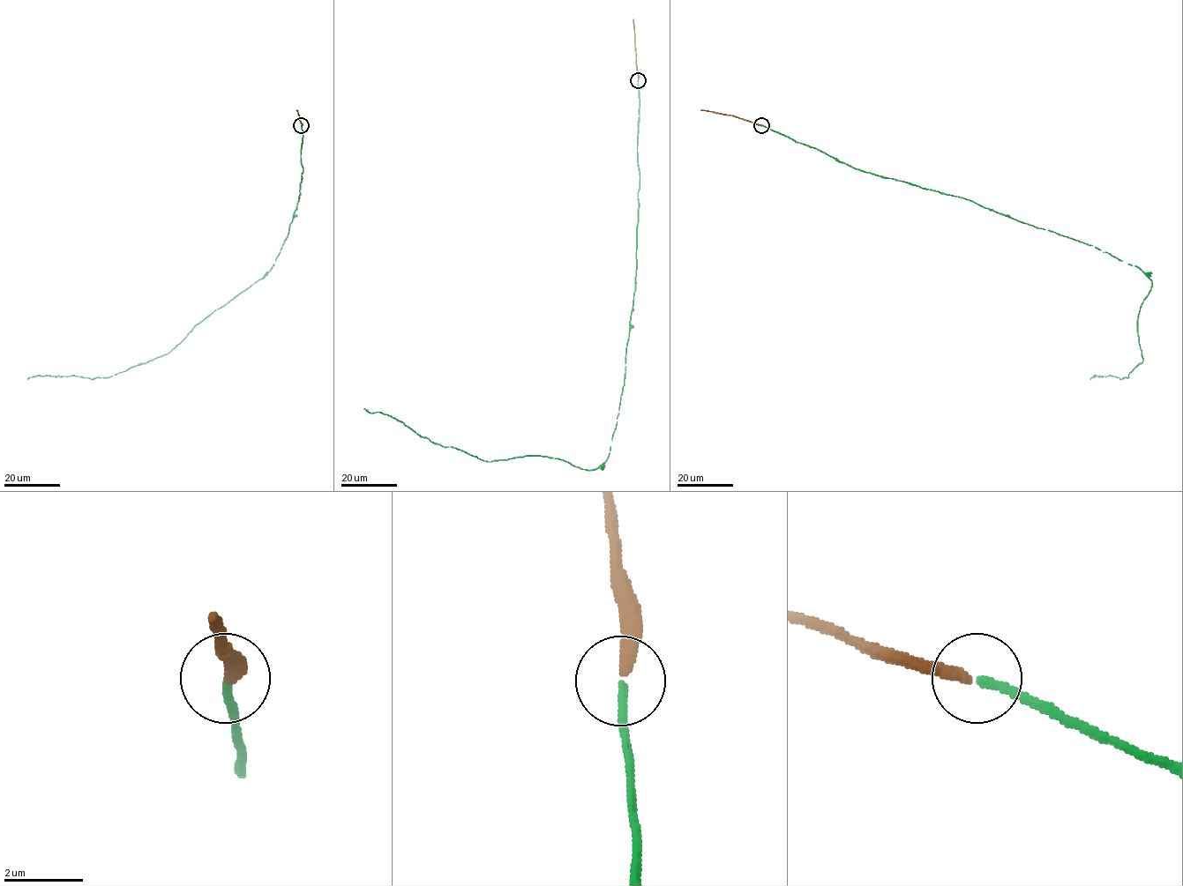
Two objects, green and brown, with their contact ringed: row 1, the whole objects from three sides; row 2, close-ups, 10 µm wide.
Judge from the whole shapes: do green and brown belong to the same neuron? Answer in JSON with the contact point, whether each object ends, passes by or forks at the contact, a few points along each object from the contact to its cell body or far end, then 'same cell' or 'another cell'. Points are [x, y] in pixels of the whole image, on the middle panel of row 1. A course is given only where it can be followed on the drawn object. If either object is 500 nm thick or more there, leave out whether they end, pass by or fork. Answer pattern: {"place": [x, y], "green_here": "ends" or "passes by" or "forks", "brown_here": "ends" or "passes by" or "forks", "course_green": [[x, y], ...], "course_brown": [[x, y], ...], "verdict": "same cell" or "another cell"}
{"place": [638, 80], "green_here": "ends", "brown_here": "ends", "course_green": [[638, 80], [635, 288], [608, 458], [592, 470], [541, 456], [488, 461], [435, 444], [402, 422], [363, 408]], "course_brown": [[638, 80], [632, 19]], "verdict": "same cell"}

